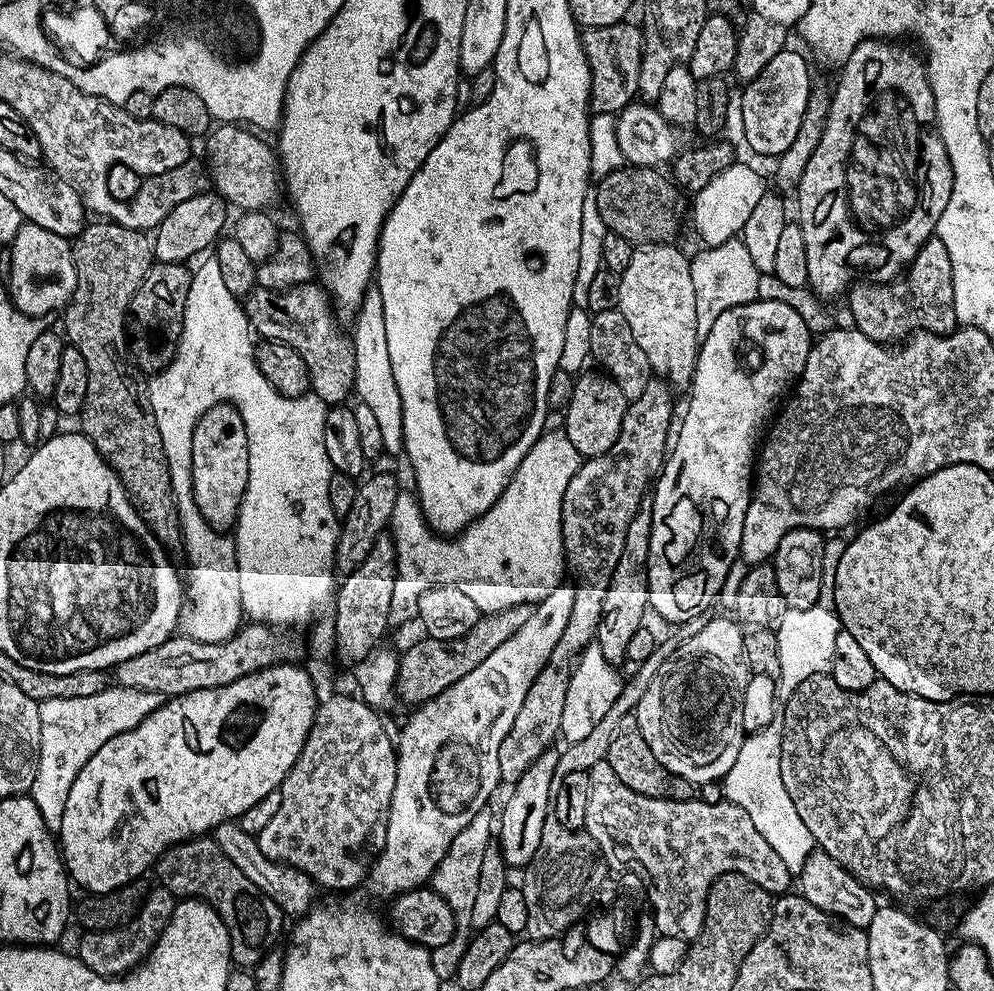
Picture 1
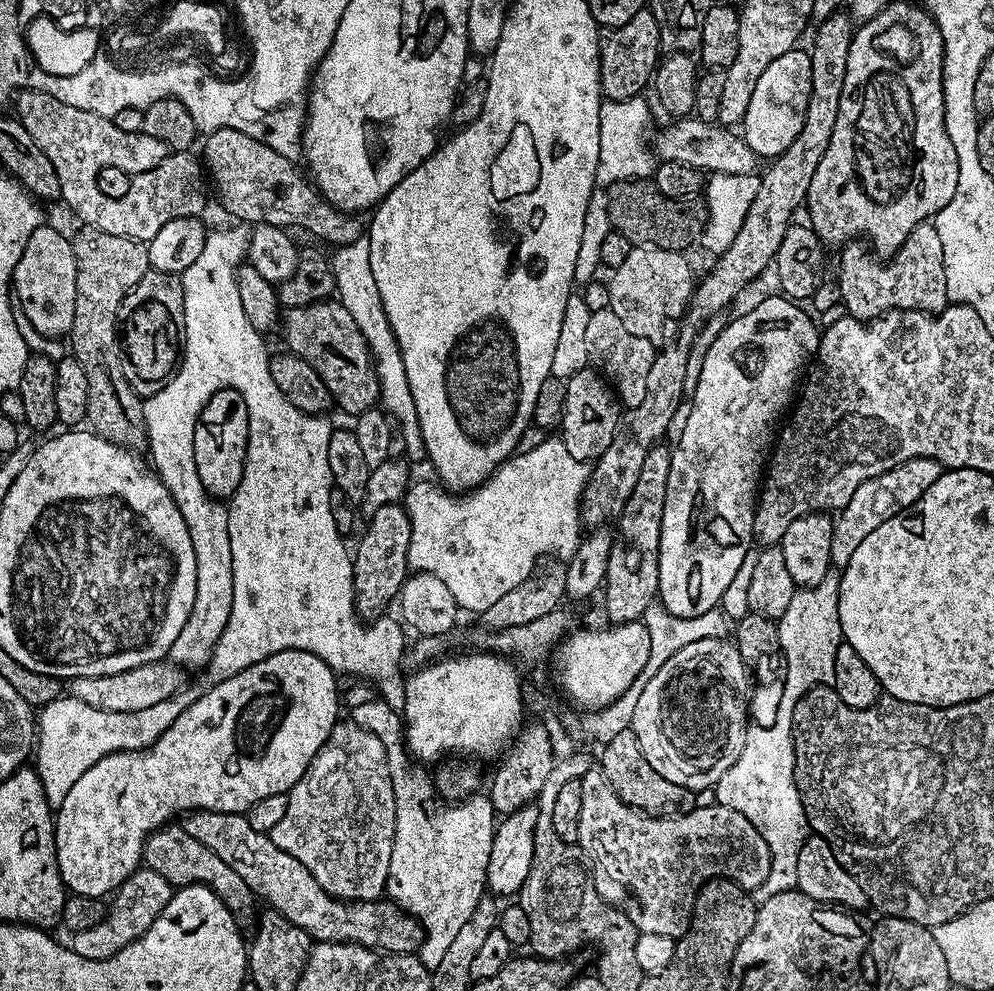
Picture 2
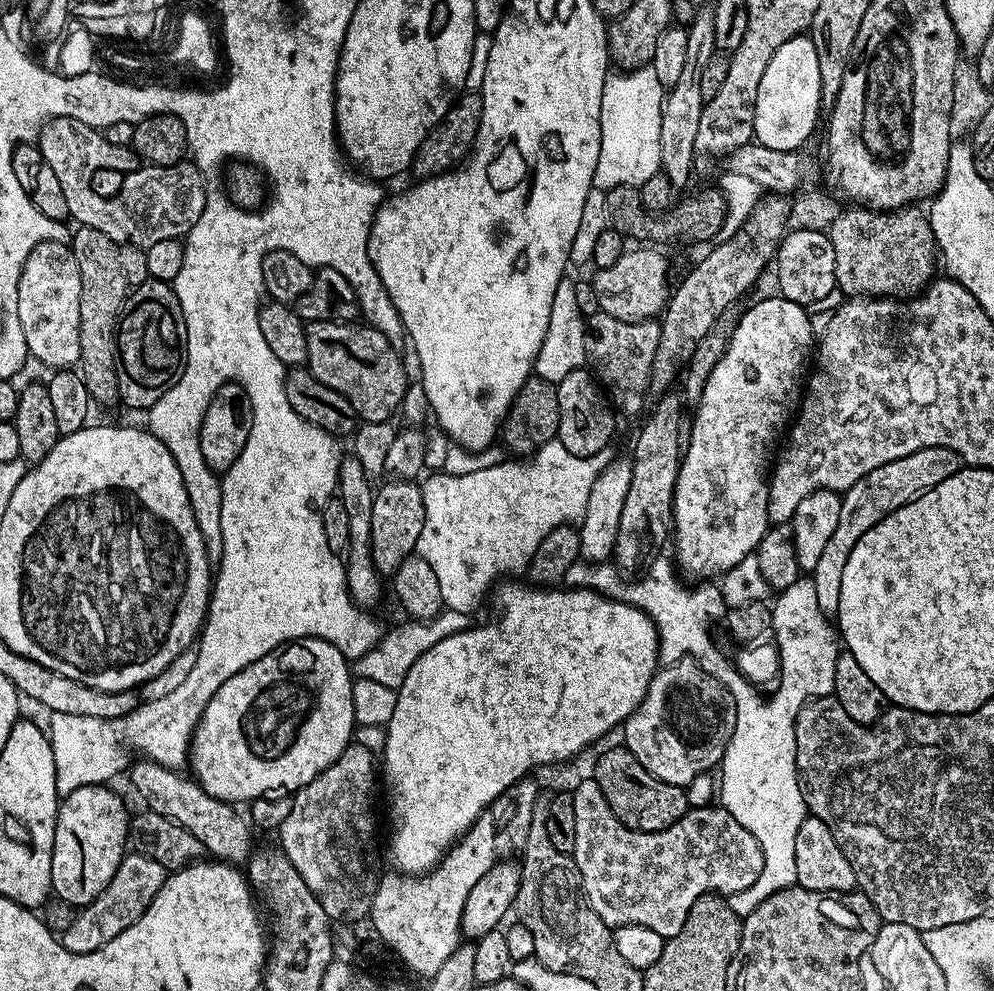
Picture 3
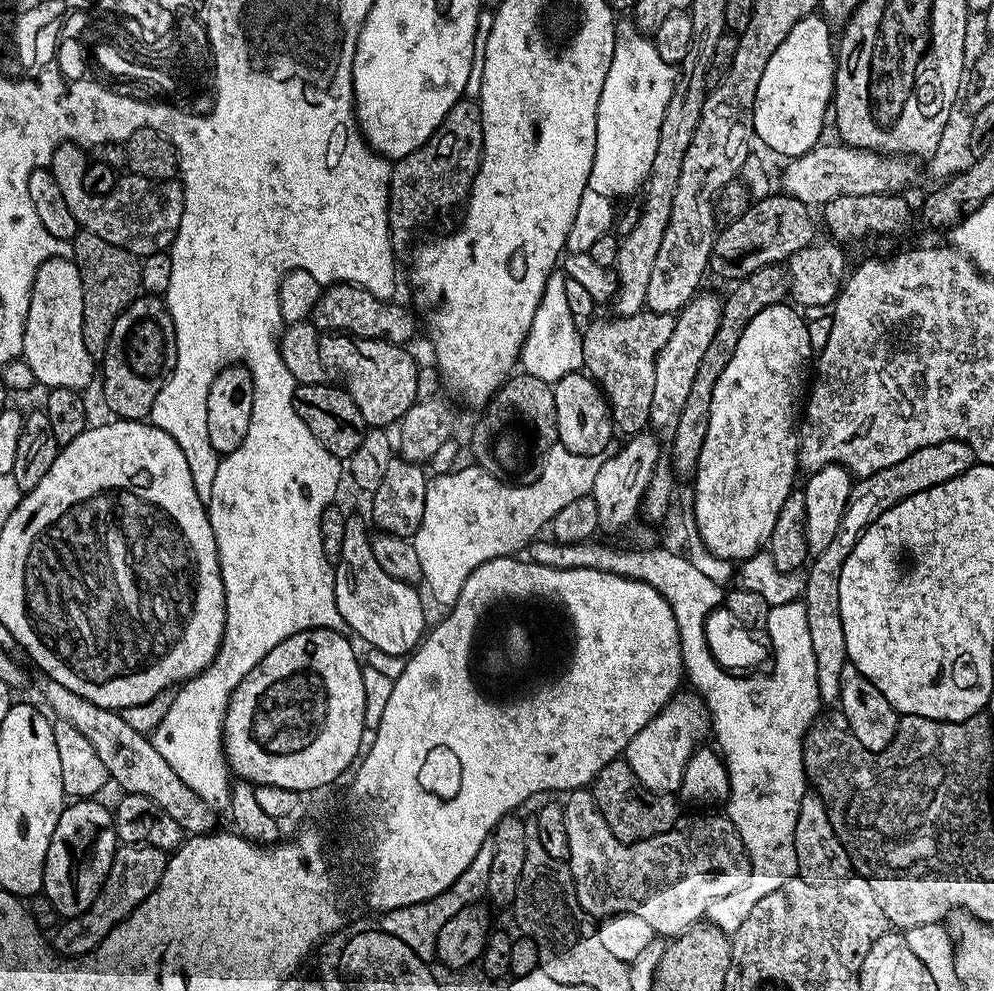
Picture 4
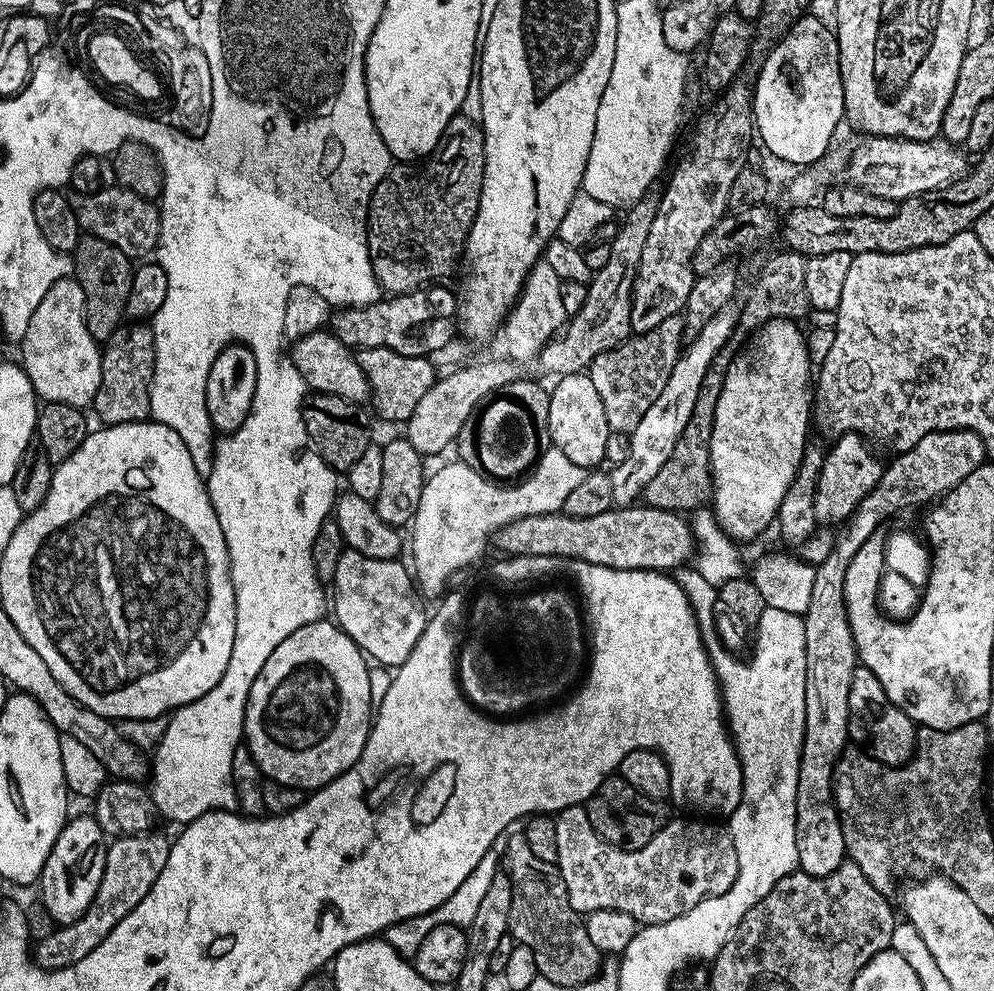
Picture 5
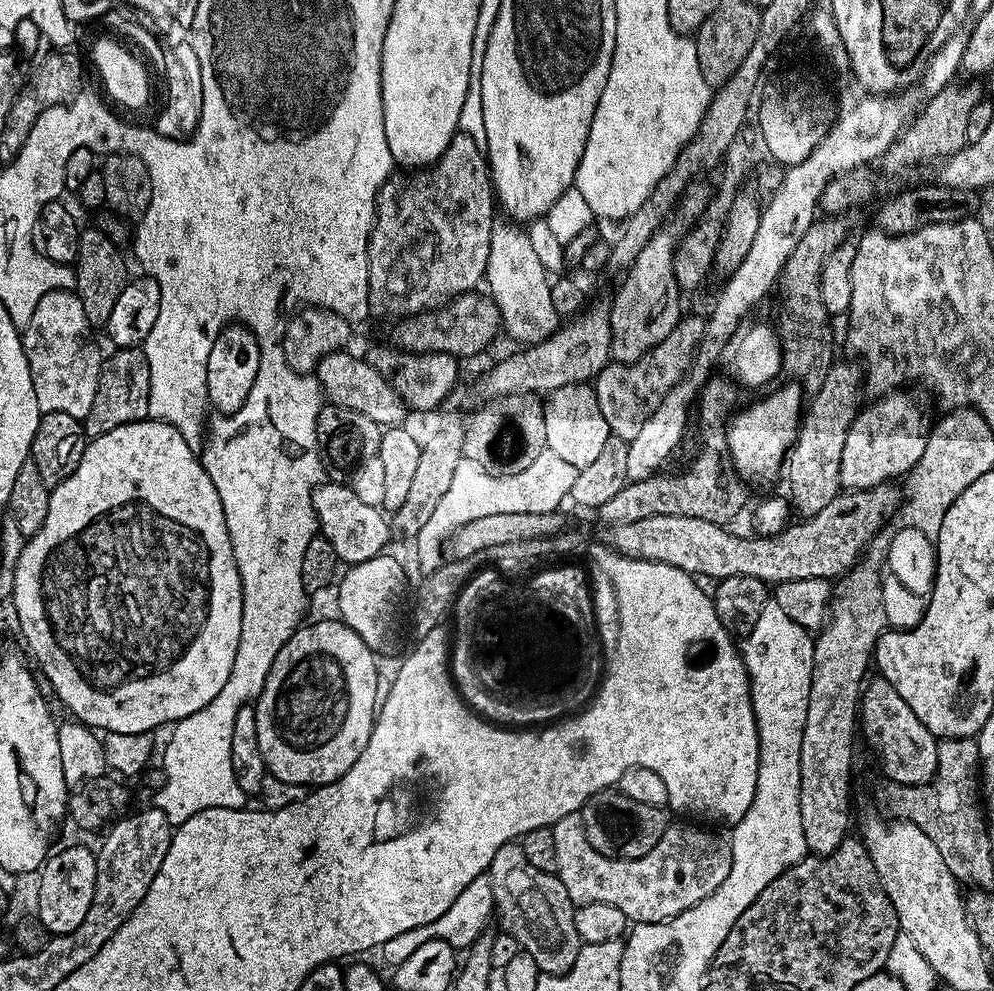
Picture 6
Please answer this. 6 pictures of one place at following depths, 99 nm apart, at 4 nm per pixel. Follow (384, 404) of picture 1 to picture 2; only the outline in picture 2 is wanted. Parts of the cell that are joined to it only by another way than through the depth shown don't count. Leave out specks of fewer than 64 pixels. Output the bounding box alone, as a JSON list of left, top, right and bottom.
[330,242,426,461]

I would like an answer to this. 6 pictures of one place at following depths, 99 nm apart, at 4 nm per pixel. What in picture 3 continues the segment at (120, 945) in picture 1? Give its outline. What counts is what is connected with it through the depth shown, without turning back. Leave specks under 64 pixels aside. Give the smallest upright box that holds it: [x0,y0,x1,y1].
[59,851,165,954]

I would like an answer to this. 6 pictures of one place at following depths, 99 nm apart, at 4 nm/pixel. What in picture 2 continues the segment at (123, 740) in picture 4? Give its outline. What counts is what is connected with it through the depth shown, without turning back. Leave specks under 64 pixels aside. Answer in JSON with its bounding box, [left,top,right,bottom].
[183,812,424,954]

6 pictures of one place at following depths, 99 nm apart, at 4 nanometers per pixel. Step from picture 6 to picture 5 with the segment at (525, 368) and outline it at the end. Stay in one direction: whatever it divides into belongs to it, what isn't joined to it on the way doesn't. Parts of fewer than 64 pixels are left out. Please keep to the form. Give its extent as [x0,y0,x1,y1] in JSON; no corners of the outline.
[406,194,659,458]

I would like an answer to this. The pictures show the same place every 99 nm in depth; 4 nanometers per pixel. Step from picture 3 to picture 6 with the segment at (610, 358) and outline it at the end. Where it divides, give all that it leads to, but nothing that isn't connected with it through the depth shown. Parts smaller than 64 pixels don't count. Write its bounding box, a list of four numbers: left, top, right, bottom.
[594,315,705,441]

